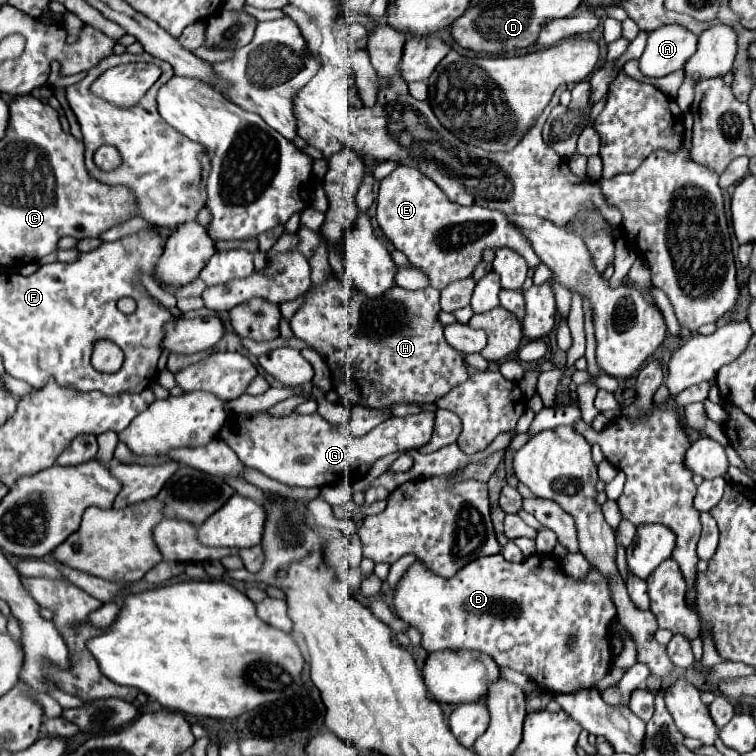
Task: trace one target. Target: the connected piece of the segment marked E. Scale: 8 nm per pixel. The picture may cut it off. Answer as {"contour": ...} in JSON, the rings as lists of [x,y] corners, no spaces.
{"contour":[[[399,166],[381,180],[377,194],[377,222],[393,246],[401,250],[415,268],[429,274],[431,286],[437,290],[447,288],[451,282],[471,278],[487,248],[511,248],[521,254],[531,268],[541,262],[529,240],[517,232],[517,224],[509,224],[509,218],[503,212],[479,208],[477,204],[453,204],[433,180],[413,166]]]}

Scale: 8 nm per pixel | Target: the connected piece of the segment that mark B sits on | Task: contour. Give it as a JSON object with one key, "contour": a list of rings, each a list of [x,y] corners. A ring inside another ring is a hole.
{"contour":[[[501,554],[485,556],[461,568],[451,580],[443,580],[429,572],[421,562],[415,562],[397,586],[395,612],[403,622],[421,632],[421,648],[425,648],[425,652],[485,652],[499,666],[529,676],[537,686],[549,692],[597,688],[613,666],[609,622],[617,612],[613,608],[613,598],[609,596],[609,580],[605,580],[605,576],[593,566],[585,578],[573,580],[549,554],[533,554],[523,562],[509,562]],[[569,636],[575,636],[573,648],[567,648]]]}

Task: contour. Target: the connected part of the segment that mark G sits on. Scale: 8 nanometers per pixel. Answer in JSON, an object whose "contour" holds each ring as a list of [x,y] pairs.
{"contour":[[[267,410],[231,414],[217,438],[223,440],[239,460],[263,472],[269,478],[279,480],[287,486],[323,488],[331,484],[355,484],[367,476],[371,466],[401,448],[419,448],[431,440],[433,412],[411,414],[403,418],[387,418],[365,436],[349,436],[341,432],[341,426],[327,422],[321,414],[299,414],[271,416]]]}

